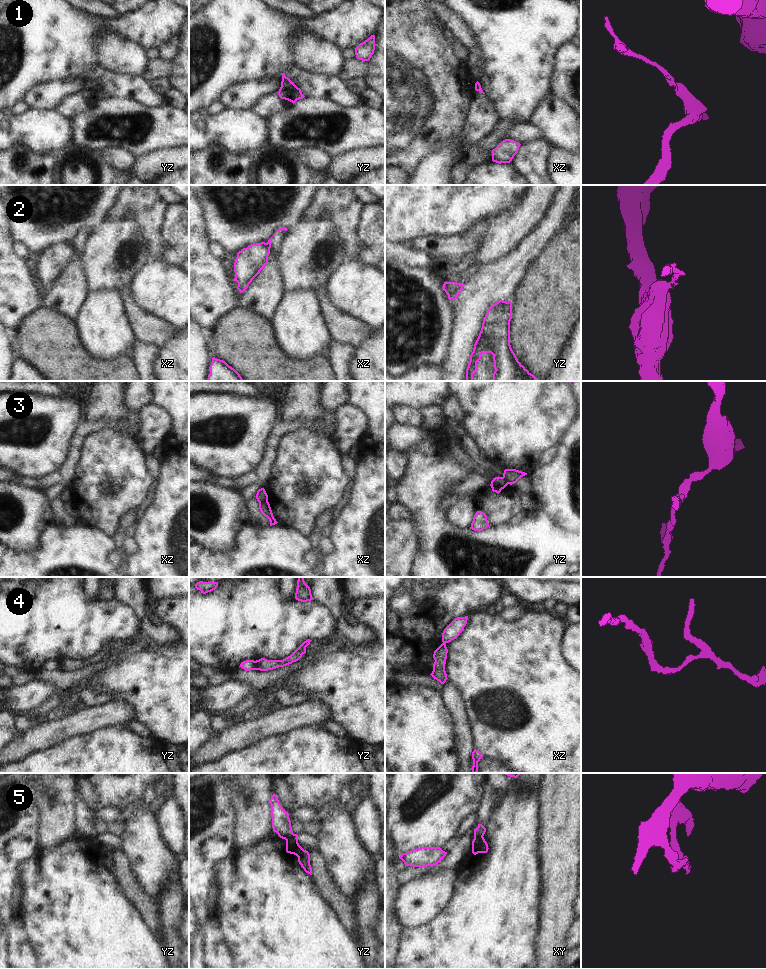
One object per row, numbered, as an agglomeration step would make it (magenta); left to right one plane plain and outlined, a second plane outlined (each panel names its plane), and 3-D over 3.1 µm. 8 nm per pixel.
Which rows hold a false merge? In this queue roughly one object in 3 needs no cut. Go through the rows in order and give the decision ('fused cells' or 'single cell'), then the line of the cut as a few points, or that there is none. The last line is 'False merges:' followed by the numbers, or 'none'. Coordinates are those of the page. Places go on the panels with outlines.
1: fused cells; cut yz (282, 79), (293, 83)
2: fused cells; cut xz (265, 243), (269, 248)
3: fused cells; cut xz (267, 500), (259, 503)
4: fused cells; cut yz (255, 661), (252, 669)
5: fused cells; cut xy (482, 835), (474, 838)
False merges: 1, 2, 3, 4, 5

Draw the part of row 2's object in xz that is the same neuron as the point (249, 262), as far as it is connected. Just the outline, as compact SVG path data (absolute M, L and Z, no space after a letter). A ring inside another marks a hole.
M265 242L251 244L237 253L234 262L235 278L238 283L237 289L244 292L252 280L268 263L270 248Z

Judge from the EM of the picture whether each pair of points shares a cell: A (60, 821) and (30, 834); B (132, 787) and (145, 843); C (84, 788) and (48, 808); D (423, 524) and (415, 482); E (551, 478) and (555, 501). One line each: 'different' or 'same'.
A: different
B: different
C: different
D: same
E: same

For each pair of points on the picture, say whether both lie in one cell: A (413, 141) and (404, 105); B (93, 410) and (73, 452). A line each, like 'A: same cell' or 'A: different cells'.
A: same cell
B: same cell

